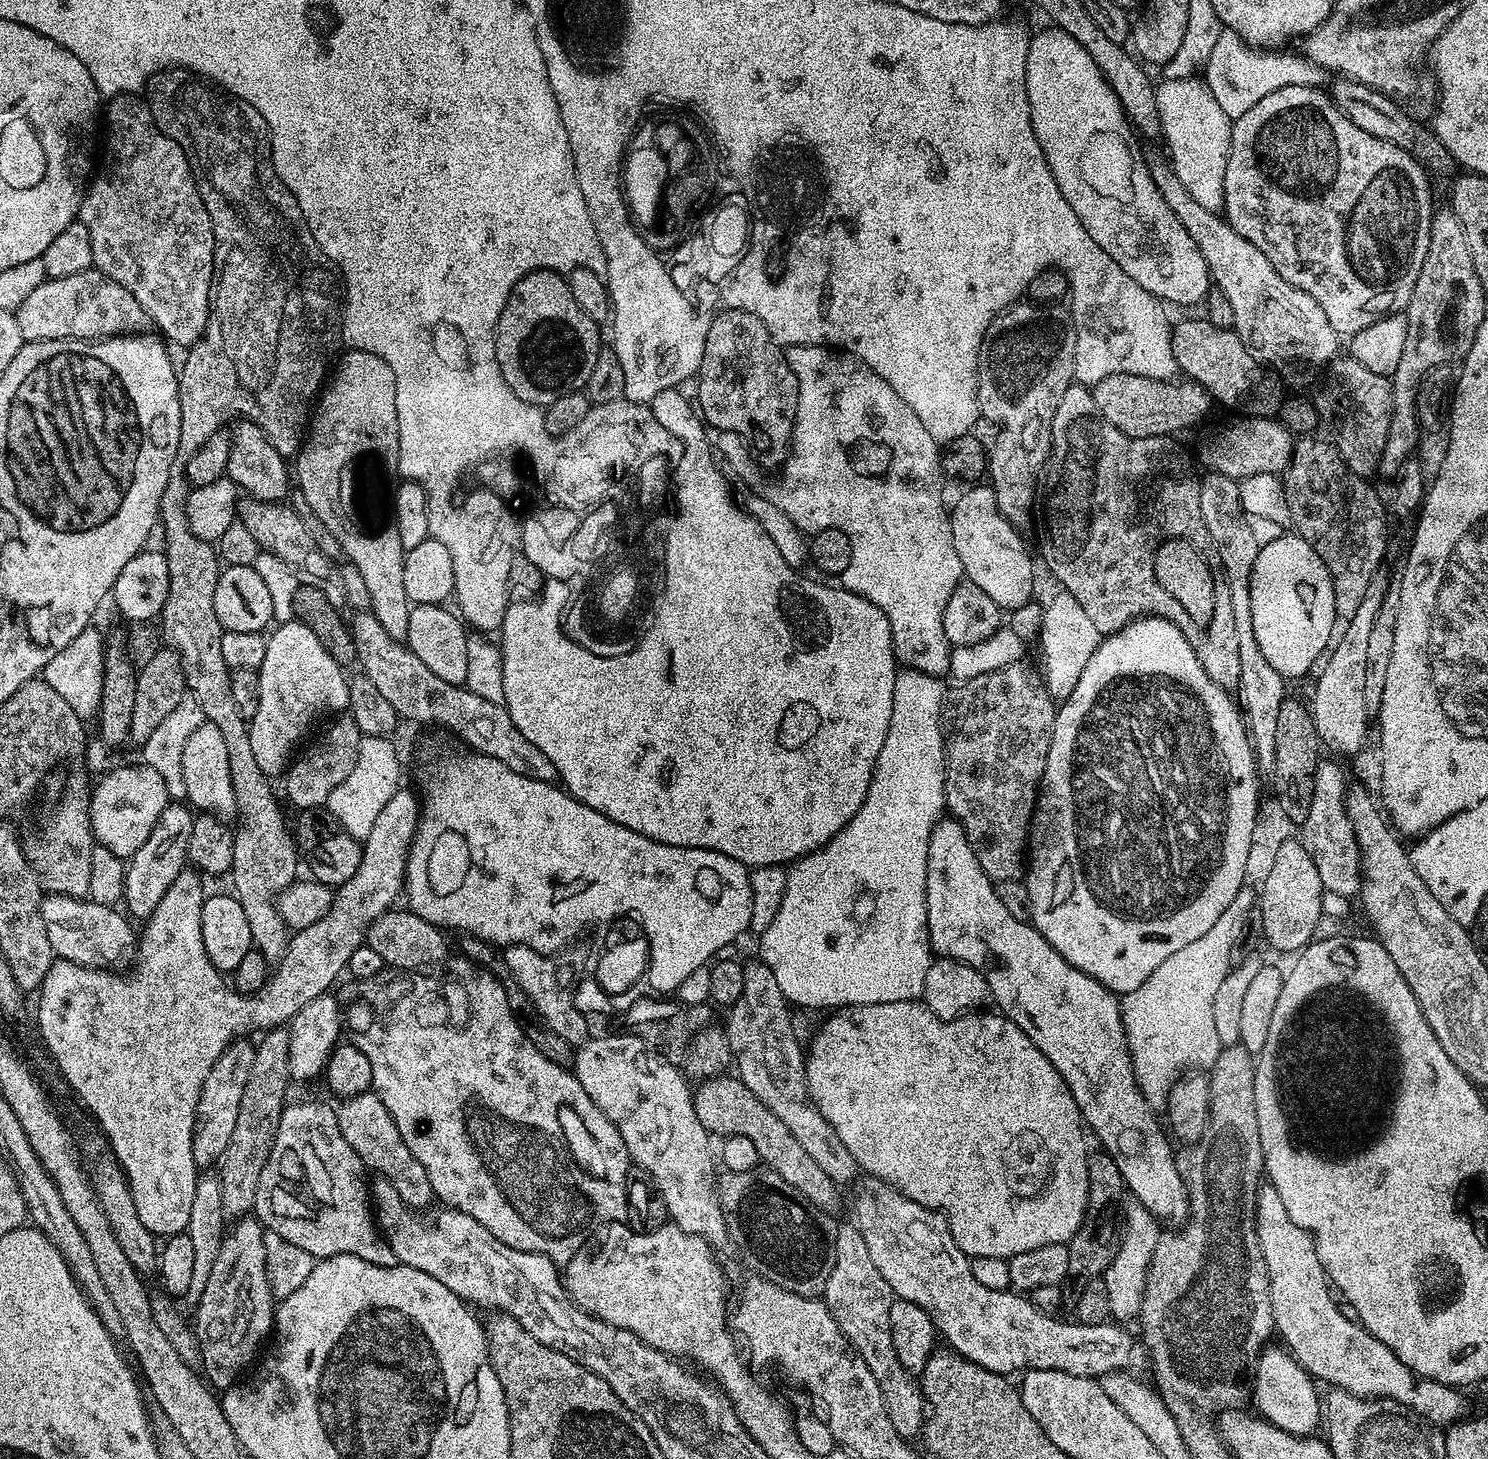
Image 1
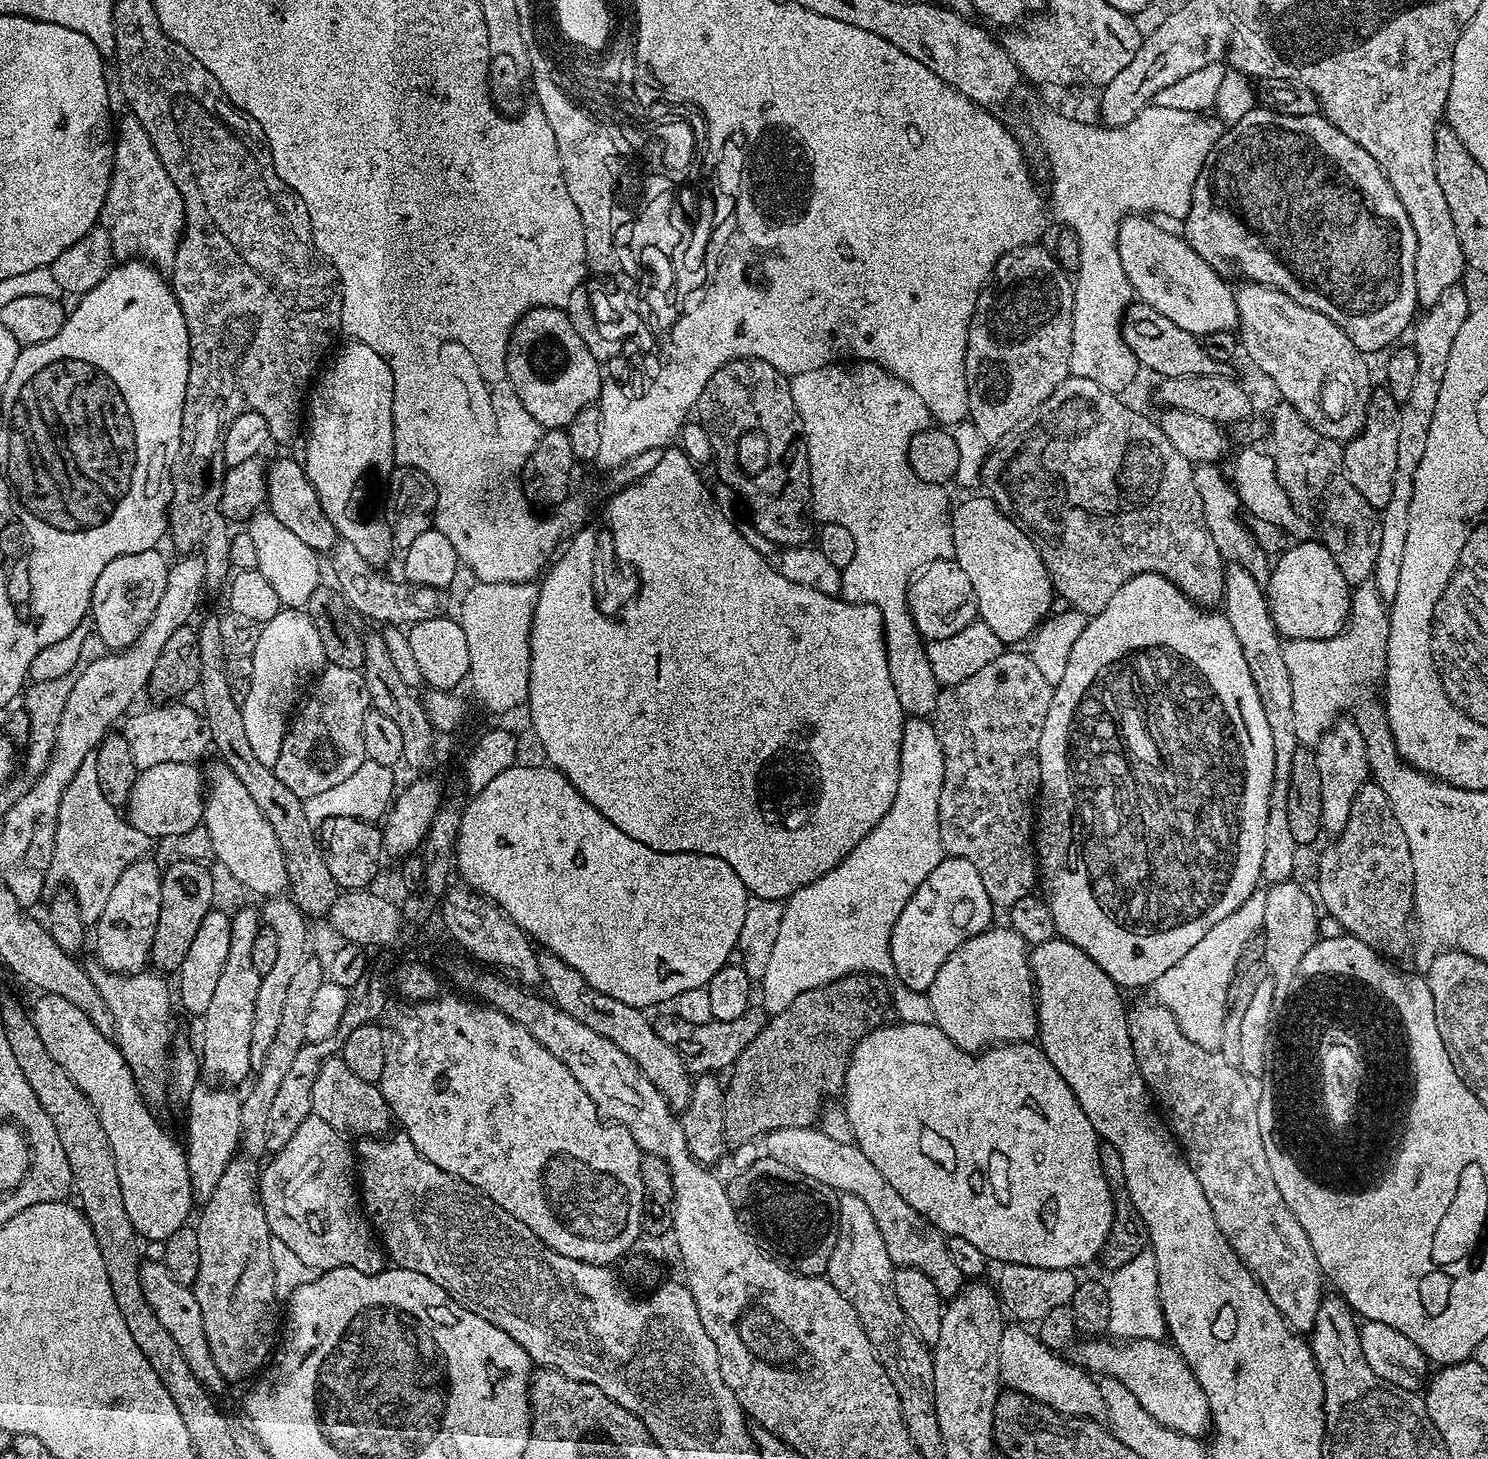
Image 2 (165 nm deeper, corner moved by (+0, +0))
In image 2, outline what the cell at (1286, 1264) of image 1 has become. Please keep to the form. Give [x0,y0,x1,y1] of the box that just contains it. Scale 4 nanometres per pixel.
[1128,1000,1322,1333]

